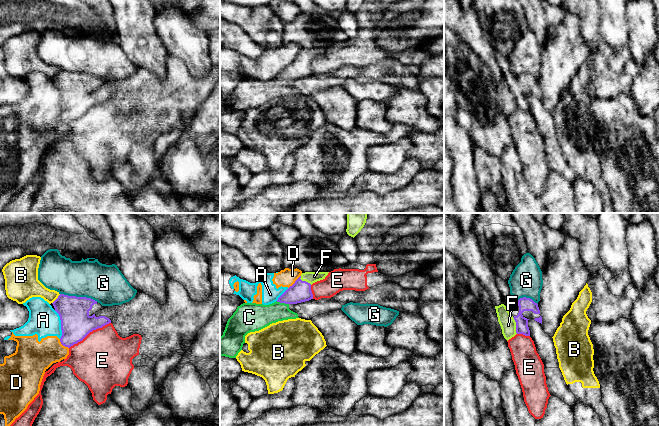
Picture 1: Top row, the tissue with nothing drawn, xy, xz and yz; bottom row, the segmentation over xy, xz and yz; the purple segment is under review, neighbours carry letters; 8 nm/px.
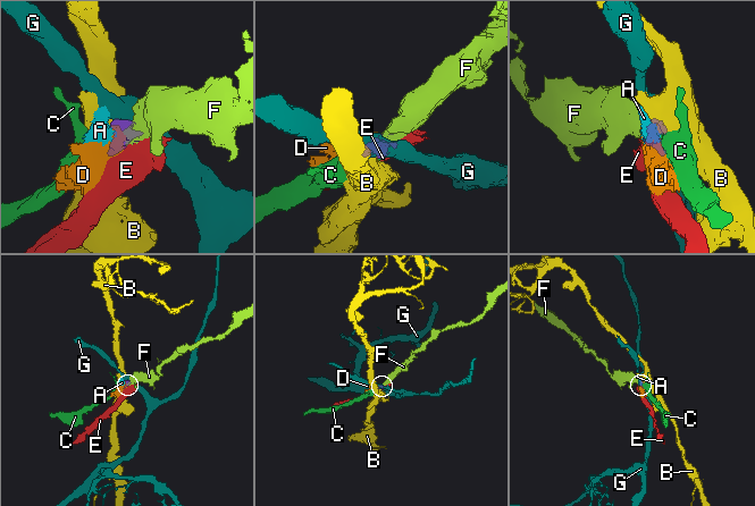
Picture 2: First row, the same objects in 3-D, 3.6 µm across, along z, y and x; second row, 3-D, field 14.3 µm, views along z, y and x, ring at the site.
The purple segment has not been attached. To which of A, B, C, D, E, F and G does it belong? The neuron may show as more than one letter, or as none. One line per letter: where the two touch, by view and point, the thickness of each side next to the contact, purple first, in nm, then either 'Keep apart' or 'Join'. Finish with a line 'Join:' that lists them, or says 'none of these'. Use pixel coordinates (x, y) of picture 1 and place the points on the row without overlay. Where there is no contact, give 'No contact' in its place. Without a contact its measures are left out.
A: Touches purple at xy (61, 100). Thickness 240 nm (purple) against 240 nm. Keep apart
B: Touches purple at xy (56, 75). Thickness 240 nm (purple) against 190 nm. Keep apart
C: Touches purple at xz (282, 78). Thickness 170 nm (purple) against 220 nm. Join
D: Touches purple at xz (295, 58). Thickness 170 nm (purple) against 140 nm. Keep apart
E: Touches purple at xy (89, 108). Thickness 240 nm (purple) against 460 nm. Keep apart
F: Touches purple at yz (516, 101). Thickness 110 nm (purple) against 130 nm. Join
G: Touches purple at xy (79, 73). Thickness 240 nm (purple) against 300 nm. Keep apart
Join: C, F

